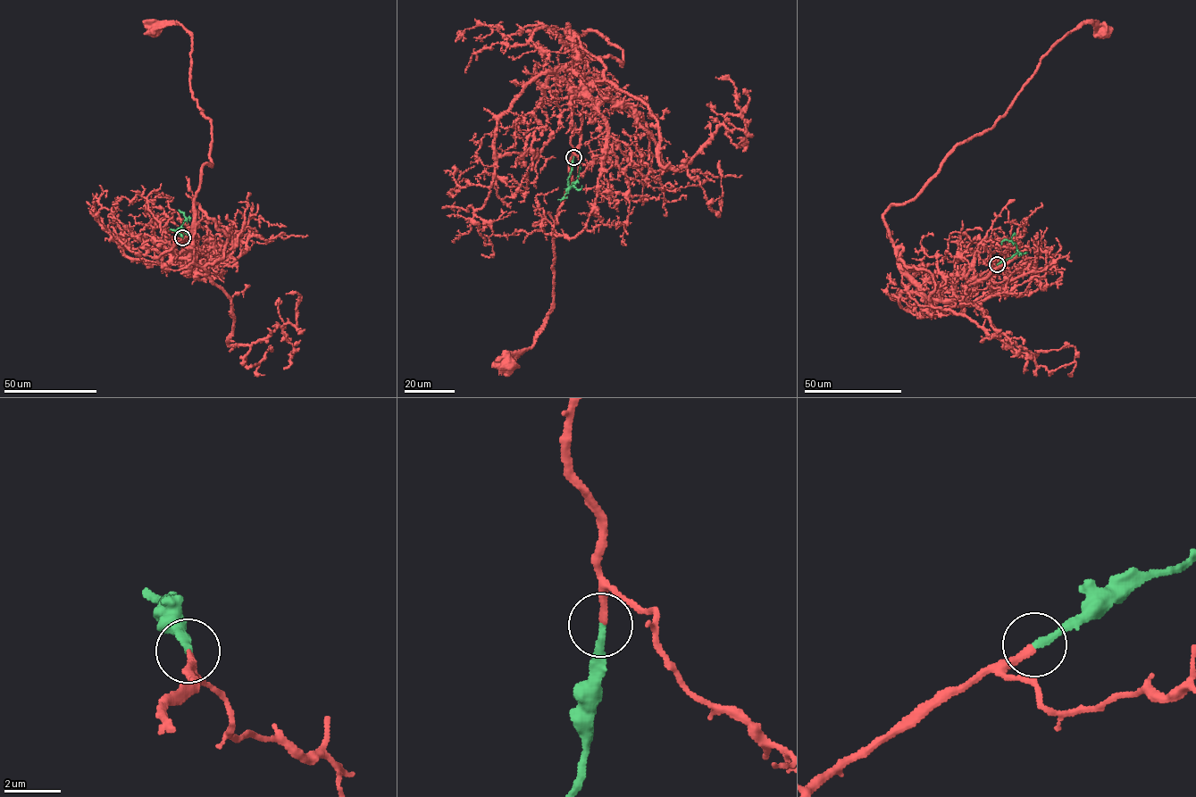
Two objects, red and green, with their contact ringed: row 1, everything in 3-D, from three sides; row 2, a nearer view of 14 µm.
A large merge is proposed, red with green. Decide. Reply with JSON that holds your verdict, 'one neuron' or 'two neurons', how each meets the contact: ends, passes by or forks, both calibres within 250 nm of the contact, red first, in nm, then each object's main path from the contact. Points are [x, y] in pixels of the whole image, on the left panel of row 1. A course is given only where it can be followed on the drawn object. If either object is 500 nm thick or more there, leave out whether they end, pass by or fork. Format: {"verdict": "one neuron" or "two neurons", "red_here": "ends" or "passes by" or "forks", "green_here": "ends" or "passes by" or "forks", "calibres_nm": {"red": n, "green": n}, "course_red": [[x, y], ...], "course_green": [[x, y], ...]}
{"verdict": "one neuron", "red_here": "ends", "green_here": "ends", "calibres_nm": {"red": 240, "green": 260}, "course_red": [[182, 237], [182, 246], [166, 239], [173, 257], [190, 253], [211, 120], [191, 90], [190, 32], [154, 29]], "course_green": [[182, 237], [178, 230], [189, 216], [189, 220]]}

